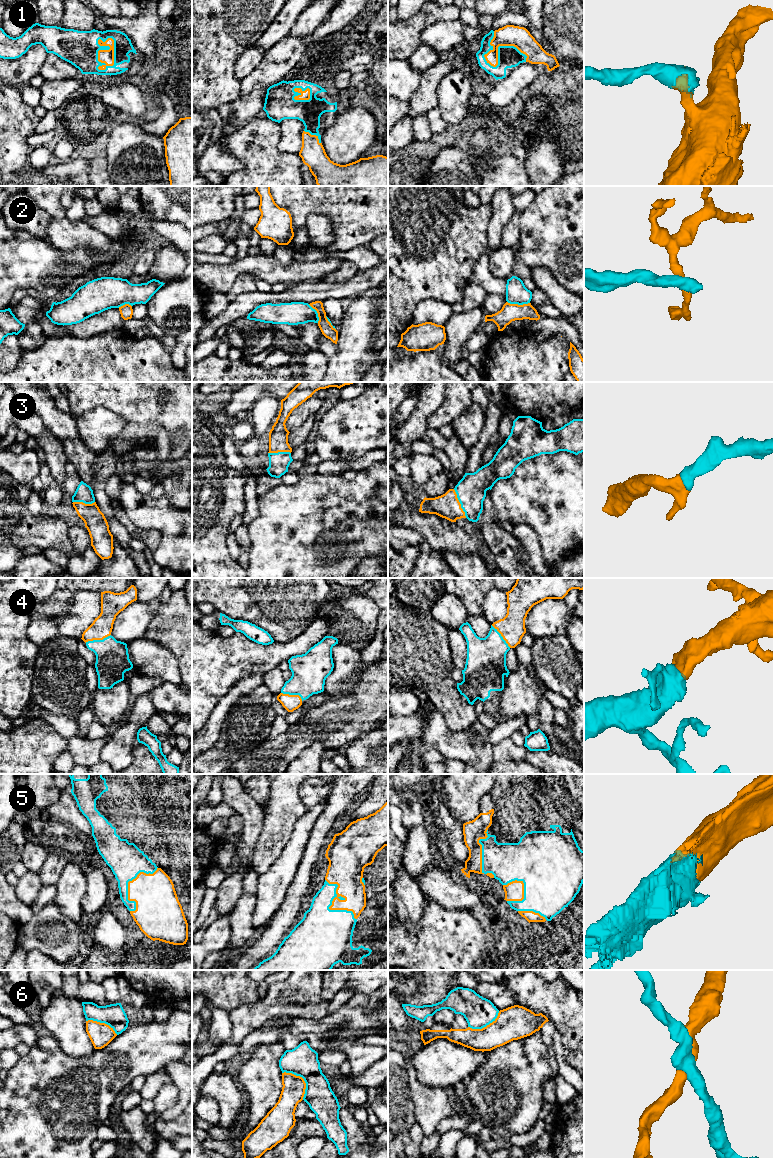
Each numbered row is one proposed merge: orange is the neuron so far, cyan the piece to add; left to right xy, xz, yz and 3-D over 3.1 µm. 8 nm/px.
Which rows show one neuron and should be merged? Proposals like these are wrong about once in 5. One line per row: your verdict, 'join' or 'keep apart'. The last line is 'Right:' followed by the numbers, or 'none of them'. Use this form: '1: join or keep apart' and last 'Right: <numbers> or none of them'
1: join
2: keep apart
3: join
4: join
5: join
6: keep apart
Right: 1, 3, 4, 5

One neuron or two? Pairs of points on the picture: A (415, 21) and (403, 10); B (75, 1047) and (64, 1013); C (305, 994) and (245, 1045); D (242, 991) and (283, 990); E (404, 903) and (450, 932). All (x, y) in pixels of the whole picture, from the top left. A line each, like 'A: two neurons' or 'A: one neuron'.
A: two neurons
B: one neuron
C: two neurons
D: two neurons
E: two neurons

